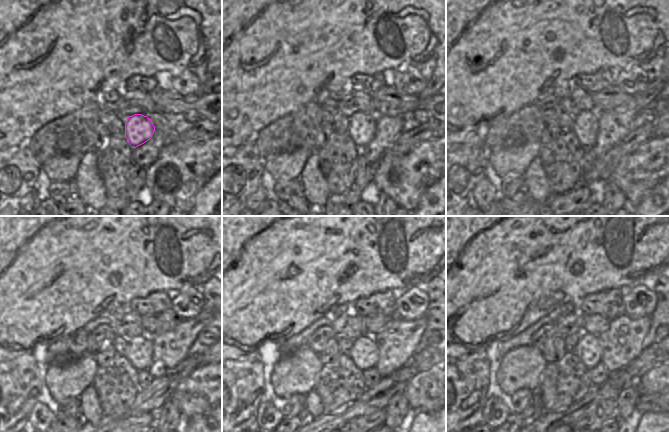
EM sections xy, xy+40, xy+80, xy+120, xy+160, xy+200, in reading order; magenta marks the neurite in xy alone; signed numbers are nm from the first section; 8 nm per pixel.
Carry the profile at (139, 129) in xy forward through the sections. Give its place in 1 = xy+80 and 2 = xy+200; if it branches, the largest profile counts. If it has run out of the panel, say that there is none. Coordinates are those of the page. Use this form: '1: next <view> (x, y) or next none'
1: next xy+80 (586, 125)
2: next xy+200 (587, 350)

